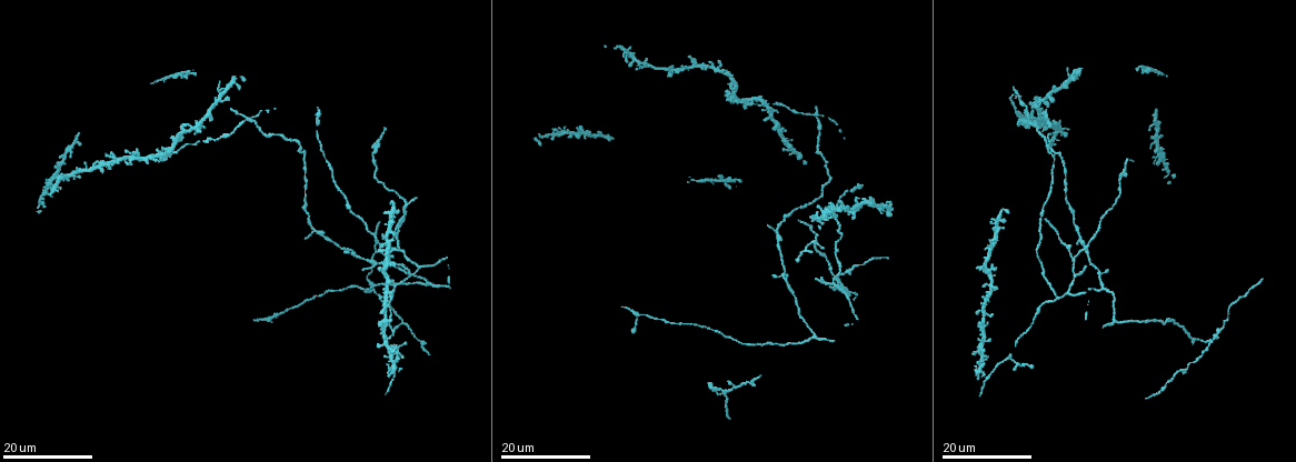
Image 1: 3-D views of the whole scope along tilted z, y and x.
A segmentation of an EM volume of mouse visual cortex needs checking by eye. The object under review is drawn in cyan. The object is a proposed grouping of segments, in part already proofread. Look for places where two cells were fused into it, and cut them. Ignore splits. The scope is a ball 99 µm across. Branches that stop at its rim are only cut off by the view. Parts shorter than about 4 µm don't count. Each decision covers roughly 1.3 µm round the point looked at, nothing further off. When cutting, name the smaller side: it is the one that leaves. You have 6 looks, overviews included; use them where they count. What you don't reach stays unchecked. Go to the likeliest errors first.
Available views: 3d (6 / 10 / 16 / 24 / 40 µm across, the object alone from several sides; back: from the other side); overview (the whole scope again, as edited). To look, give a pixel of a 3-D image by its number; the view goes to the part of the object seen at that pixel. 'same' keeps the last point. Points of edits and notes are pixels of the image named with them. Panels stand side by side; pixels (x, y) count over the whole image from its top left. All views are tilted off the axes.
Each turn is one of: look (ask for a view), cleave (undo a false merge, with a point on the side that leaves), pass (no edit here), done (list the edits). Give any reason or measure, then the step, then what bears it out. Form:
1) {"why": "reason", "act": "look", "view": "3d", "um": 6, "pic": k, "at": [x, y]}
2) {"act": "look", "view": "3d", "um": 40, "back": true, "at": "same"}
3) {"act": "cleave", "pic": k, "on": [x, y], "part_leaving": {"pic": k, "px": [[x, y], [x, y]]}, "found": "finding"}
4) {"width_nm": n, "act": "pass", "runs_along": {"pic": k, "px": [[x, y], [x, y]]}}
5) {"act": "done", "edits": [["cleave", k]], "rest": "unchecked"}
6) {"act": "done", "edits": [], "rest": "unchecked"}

{"why": "four arms meet", "act": "look", "view": "3d", "um": 16, "pic": 1, "at": [1194, 340]}

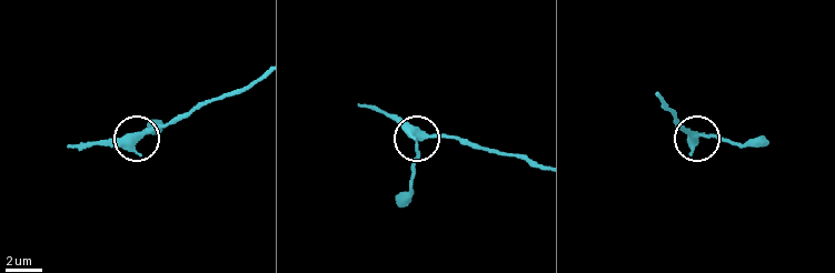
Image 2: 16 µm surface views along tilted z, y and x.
{"act": "look", "view": "3d", "um": 6, "pic": 2, "at": [702, 135]}

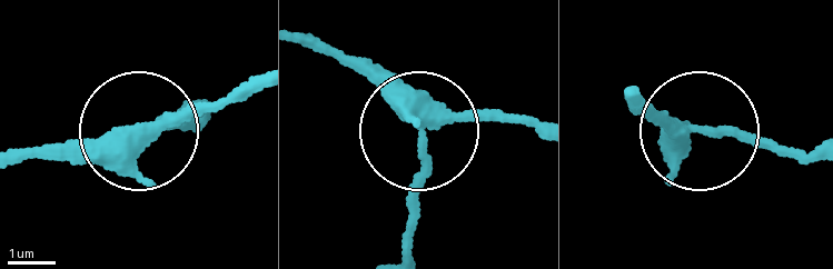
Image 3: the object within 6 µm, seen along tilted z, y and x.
{"arms": 4, "act": "pass", "runs_along": {"pic": 3, "px": [[259, 75], [150, 130], [37, 148]]}, "found": "all the same cell"}

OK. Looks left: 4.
{"why": "two arms in line, one across", "act": "look", "view": "3d", "um": 16, "pic": 1, "at": [372, 291]}

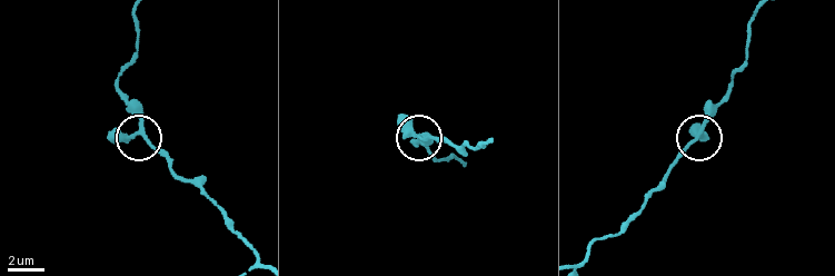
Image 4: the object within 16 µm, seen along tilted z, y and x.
{"act": "look", "view": "3d", "um": 6, "pic": 4, "at": [699, 128]}

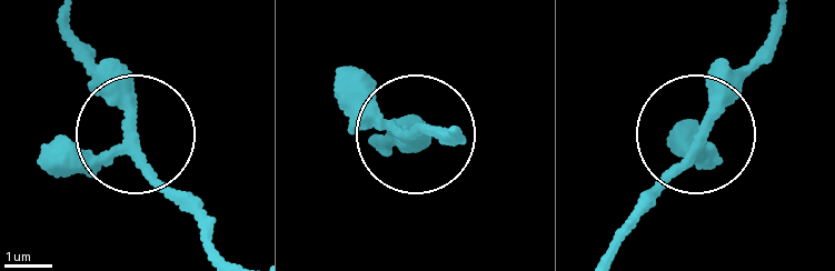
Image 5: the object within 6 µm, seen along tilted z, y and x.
{"side_arm_um": 20, "act": "pass", "found": "all the same cell"}

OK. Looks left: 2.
{"why": "two arms in line, one across", "act": "look", "view": "3d", "um": 24, "pic": 1, "at": [412, 276]}

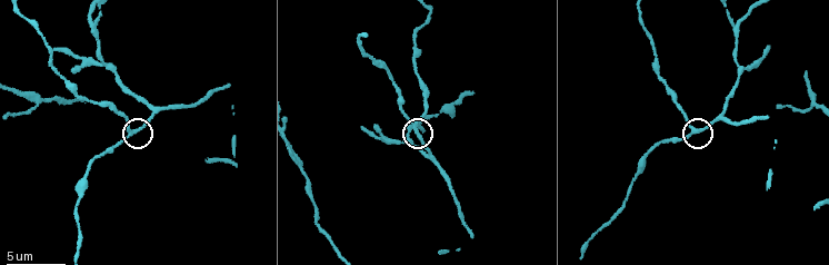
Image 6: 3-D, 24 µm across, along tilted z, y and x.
{"why": "closer look", "act": "look", "view": "3d", "um": 6, "pic": 6, "at": [696, 132]}

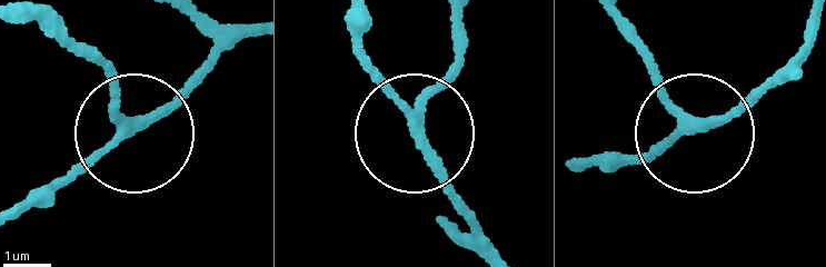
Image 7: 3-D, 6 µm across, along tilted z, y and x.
{"act": "pass", "runs_along": {"pic": 7, "px": [[450, 20], [416, 132], [443, 189], [487, 238]]}, "found": "all the same cell"}

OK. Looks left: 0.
{"act": "done", "edits": [], "rest": "unchecked"}

